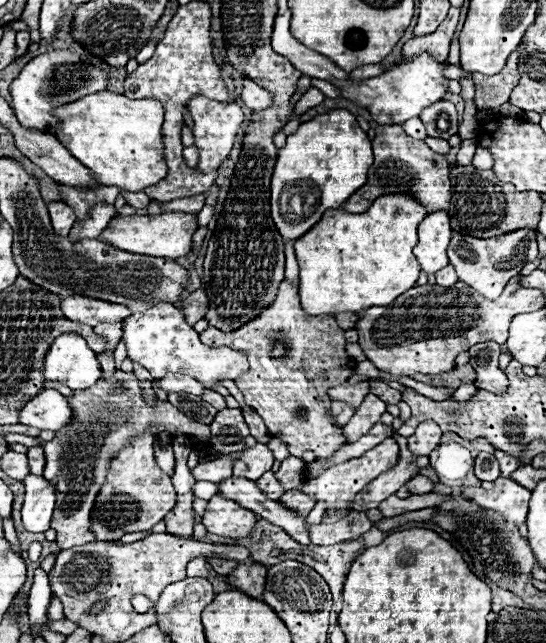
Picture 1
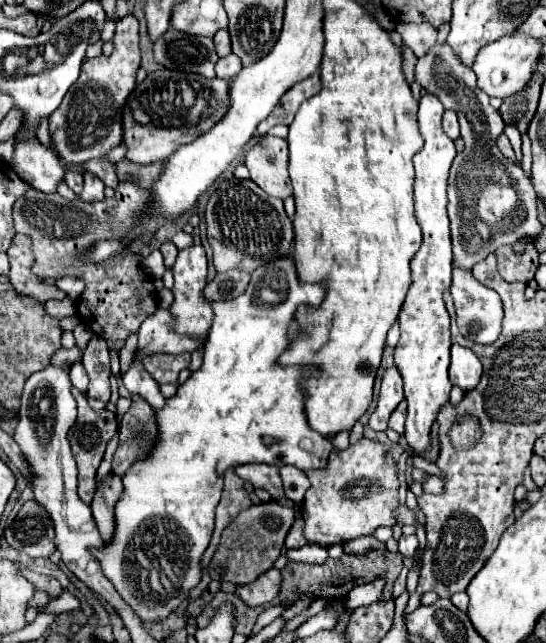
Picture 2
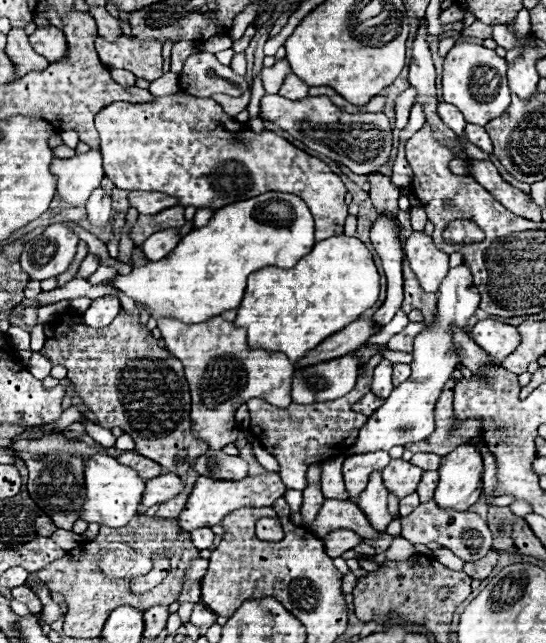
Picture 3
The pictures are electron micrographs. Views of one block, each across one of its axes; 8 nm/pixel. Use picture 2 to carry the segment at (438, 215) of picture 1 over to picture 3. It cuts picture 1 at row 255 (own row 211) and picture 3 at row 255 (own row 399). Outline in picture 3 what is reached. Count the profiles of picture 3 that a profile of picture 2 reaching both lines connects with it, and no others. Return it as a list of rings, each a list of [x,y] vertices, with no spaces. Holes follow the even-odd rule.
[[[412,232],[404,242],[404,254],[424,292],[436,292],[448,272],[448,254],[438,250],[434,240],[424,232]]]

